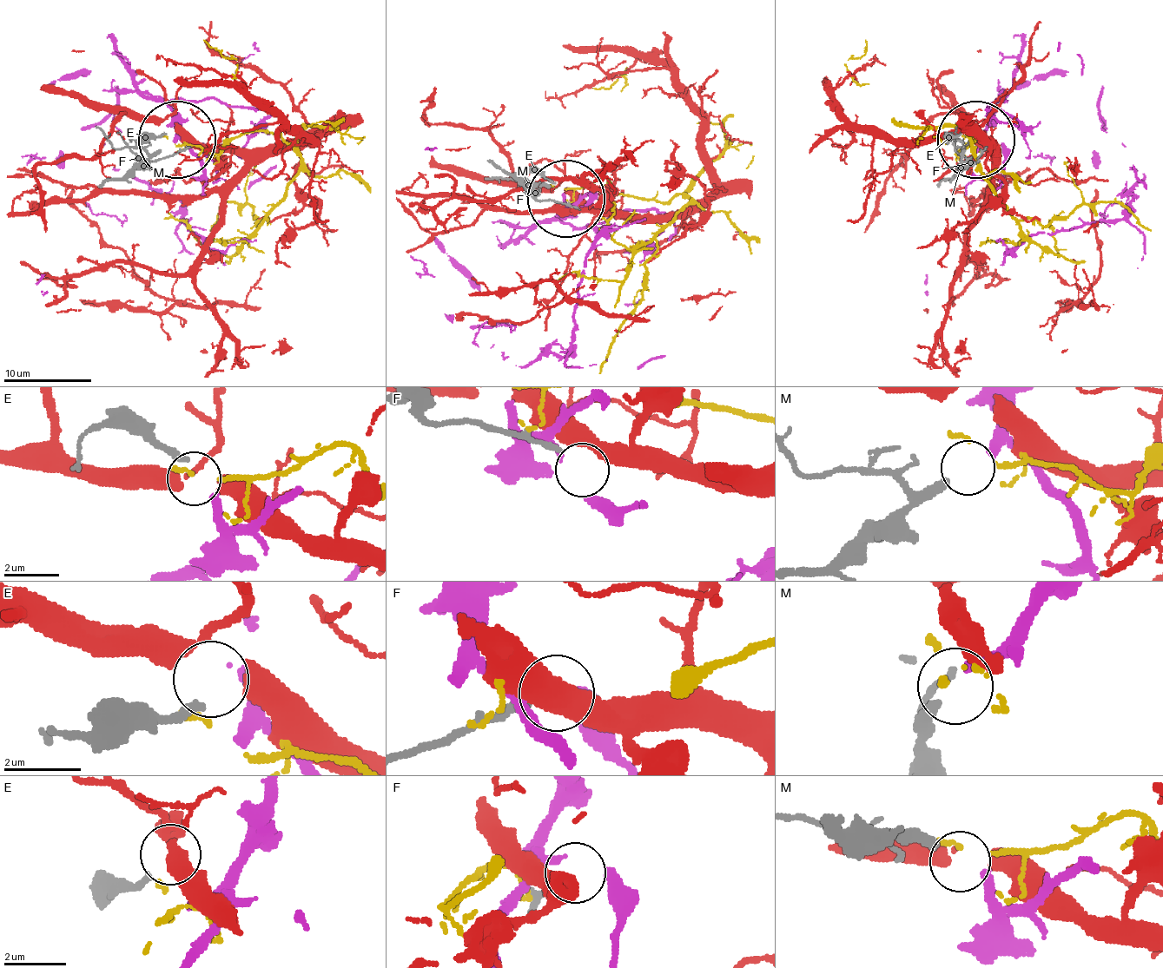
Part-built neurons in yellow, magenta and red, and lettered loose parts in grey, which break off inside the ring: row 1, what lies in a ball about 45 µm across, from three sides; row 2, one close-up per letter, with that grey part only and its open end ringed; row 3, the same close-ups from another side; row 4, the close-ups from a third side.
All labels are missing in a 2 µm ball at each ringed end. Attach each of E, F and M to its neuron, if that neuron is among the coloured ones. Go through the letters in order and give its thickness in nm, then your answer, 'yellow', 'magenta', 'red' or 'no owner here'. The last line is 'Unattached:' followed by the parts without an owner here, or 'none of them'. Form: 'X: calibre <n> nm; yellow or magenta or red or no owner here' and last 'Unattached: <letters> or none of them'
E: calibre 240 nm; no owner here
F: calibre 200 nm; no owner here
M: calibre 360 nm; magenta
Unattached: E, F

